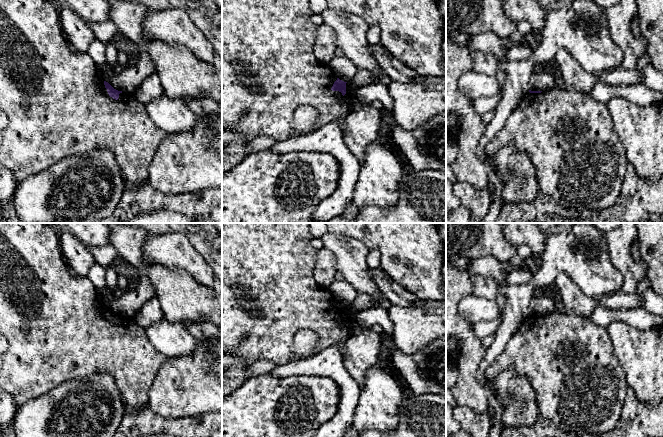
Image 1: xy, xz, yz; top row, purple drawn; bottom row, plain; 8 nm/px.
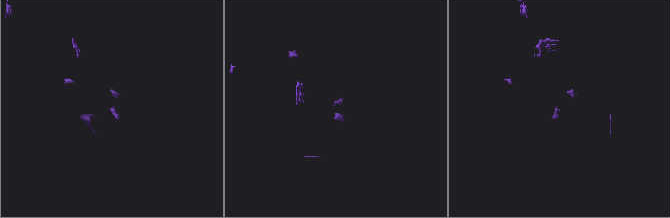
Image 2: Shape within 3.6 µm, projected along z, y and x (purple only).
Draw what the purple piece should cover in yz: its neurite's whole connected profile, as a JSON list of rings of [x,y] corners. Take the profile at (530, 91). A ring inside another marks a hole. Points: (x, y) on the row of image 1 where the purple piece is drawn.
[[[556,87],[544,92],[529,90],[529,92],[522,98],[517,107],[514,109],[502,130],[485,146],[484,152],[486,158],[490,160],[503,145],[509,142],[512,142],[519,151],[525,151],[528,154],[535,166],[541,192],[552,198],[558,205],[578,211],[603,210],[611,208],[611,206],[614,205],[617,199],[621,196],[622,183],[624,181],[626,167],[628,164],[626,150],[623,147],[618,134],[615,132],[614,123],[611,120],[610,111],[608,110],[606,104],[594,100],[589,95],[577,91],[566,91]]]

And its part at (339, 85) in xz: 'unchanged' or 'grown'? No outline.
grown

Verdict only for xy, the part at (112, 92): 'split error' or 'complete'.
split error

